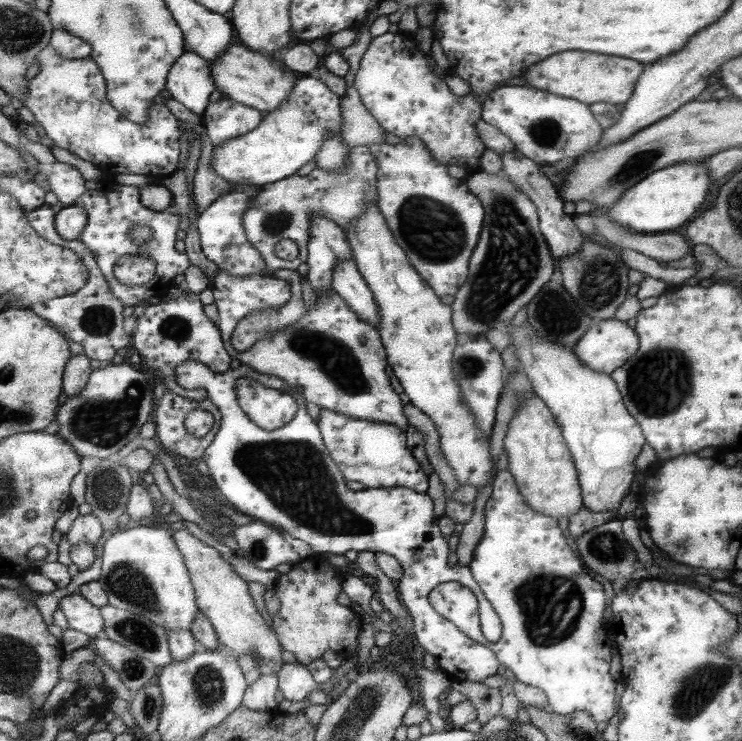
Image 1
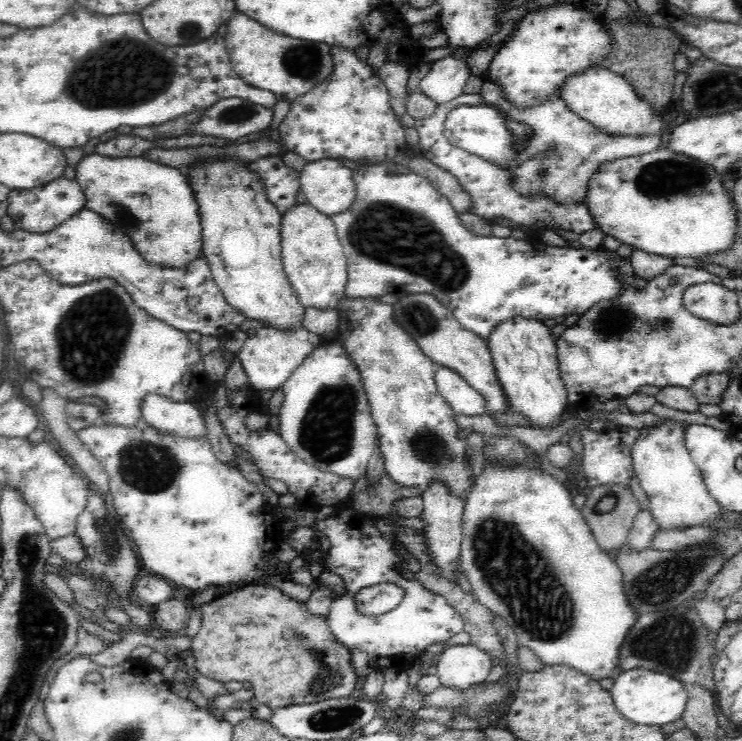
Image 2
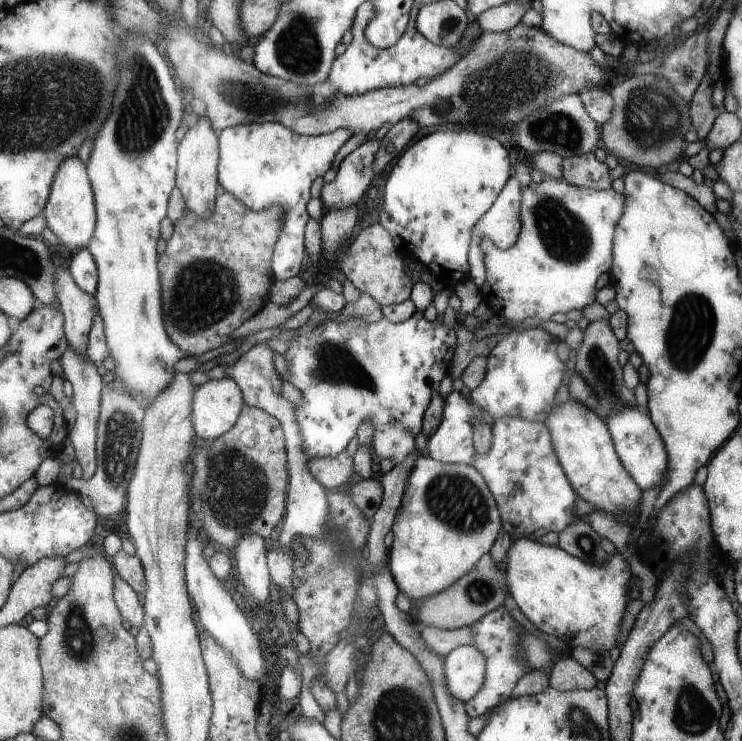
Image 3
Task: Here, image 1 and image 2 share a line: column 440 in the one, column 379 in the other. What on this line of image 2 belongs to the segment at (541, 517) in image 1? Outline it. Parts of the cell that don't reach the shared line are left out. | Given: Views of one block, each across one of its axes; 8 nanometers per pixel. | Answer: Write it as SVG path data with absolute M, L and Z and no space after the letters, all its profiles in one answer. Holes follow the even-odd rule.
M378 584L354 596L358 610L370 616L390 614L390 610L394 610L402 598L404 598L404 592L396 584Z

